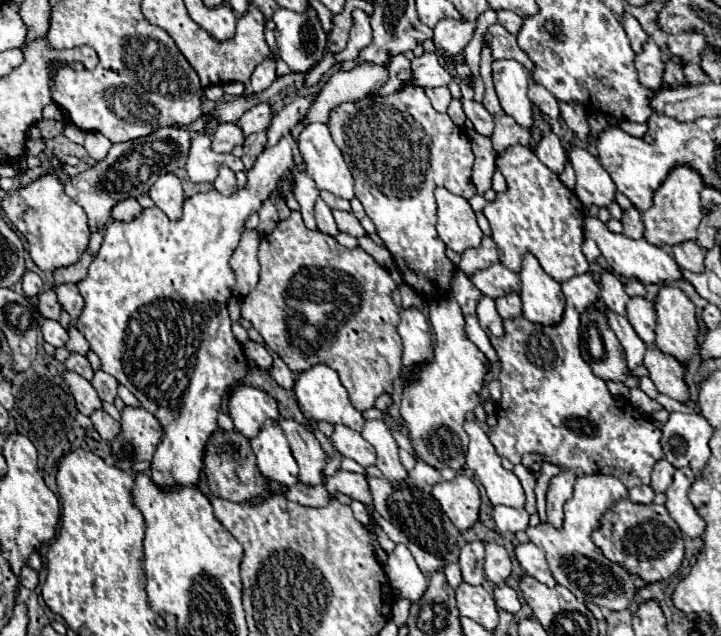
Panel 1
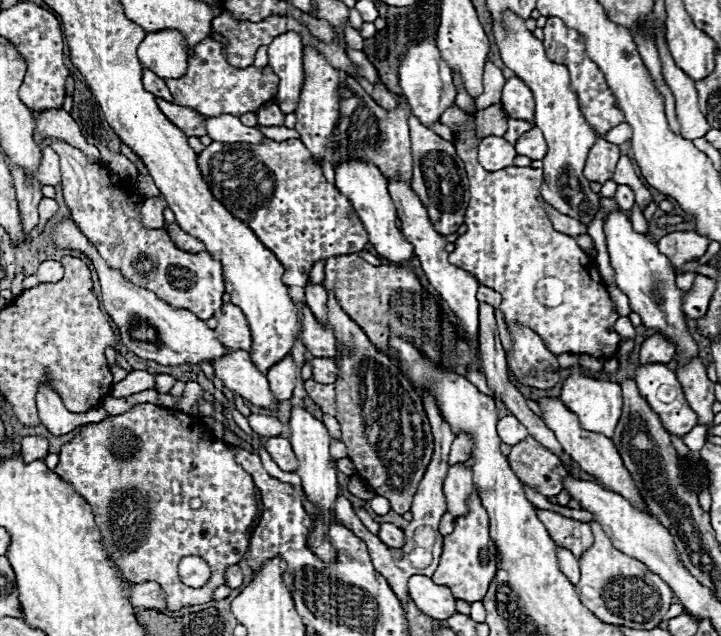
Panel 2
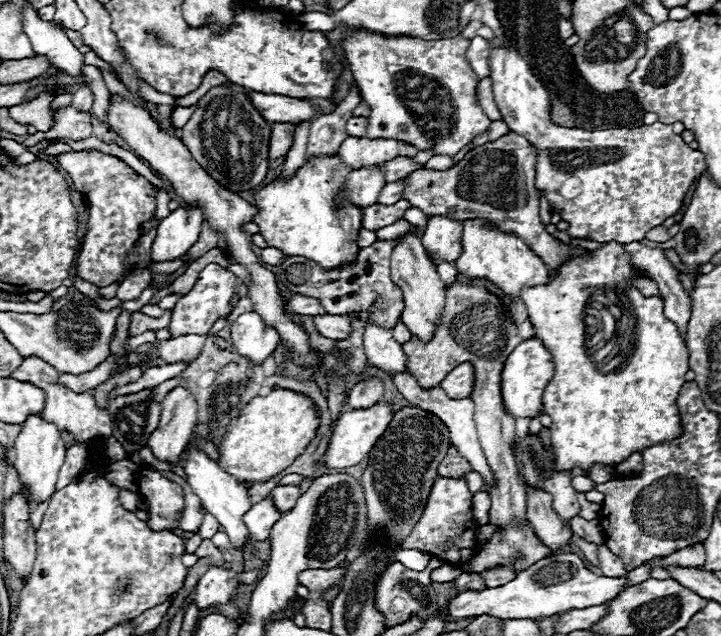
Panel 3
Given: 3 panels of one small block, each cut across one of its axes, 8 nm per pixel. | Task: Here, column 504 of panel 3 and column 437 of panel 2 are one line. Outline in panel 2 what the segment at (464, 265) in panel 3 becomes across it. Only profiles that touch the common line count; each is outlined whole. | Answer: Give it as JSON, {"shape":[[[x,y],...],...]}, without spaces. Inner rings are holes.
{"shape":[[[390,180],[388,182],[388,190],[390,190],[390,196],[396,204],[396,210],[398,210],[398,218],[402,222],[402,234],[404,238],[414,246],[414,254],[416,258],[422,262],[422,270],[426,272],[426,278],[428,282],[434,286],[436,292],[440,292],[442,300],[450,306],[450,310],[456,314],[456,318],[460,320],[462,324],[462,332],[466,334],[468,342],[472,348],[478,350],[478,338],[480,338],[480,324],[478,324],[478,306],[480,302],[476,300],[476,292],[478,292],[478,280],[474,276],[470,276],[466,270],[458,268],[458,266],[452,266],[448,262],[448,252],[444,250],[446,242],[444,242],[444,236],[438,234],[432,224],[430,224],[430,218],[428,218],[428,212],[426,212],[426,206],[416,198],[416,194],[410,190],[408,184],[402,184],[402,182],[396,182],[396,180]]]}

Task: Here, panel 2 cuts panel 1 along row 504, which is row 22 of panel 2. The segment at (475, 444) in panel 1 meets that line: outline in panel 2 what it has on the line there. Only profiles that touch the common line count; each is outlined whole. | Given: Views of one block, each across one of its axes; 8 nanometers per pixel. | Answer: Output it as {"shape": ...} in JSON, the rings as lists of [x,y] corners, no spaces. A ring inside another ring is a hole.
{"shape":[[[506,12],[504,26],[494,22],[494,36],[500,50],[500,56],[504,64],[516,72],[518,78],[522,78],[536,100],[536,116],[534,126],[544,132],[544,138],[548,142],[548,154],[544,156],[544,182],[542,182],[542,196],[548,204],[558,208],[558,212],[572,216],[580,220],[582,224],[590,226],[596,212],[600,210],[600,196],[590,190],[590,180],[586,180],[584,164],[586,164],[586,152],[598,138],[594,128],[586,122],[578,96],[572,90],[570,74],[564,64],[556,64],[546,58],[544,46],[538,38],[532,36],[530,30],[526,30],[524,22],[518,20],[512,12]]]}

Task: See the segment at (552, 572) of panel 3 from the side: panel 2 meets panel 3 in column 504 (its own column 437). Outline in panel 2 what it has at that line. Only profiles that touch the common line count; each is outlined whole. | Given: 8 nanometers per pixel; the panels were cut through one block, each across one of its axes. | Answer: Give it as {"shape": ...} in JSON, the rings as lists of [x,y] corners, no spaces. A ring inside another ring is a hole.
{"shape":[[[420,574],[410,576],[408,590],[414,604],[430,618],[446,620],[456,612],[456,598],[452,596],[450,588],[432,582],[432,578],[428,576],[420,576]]]}

